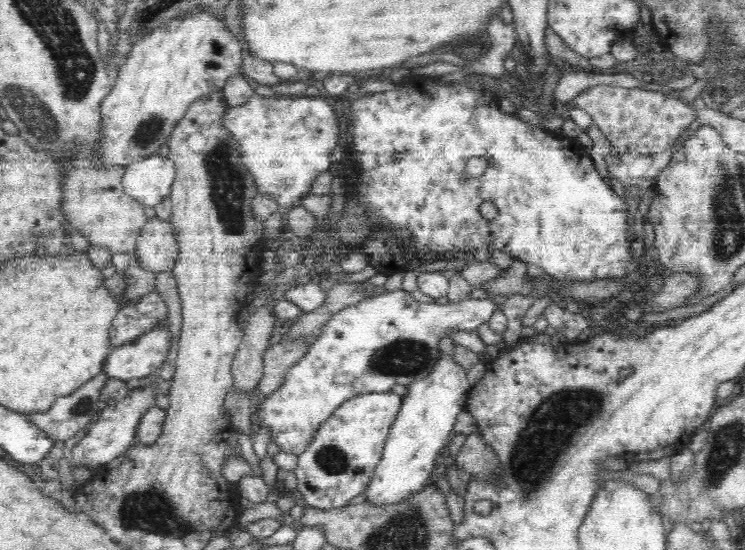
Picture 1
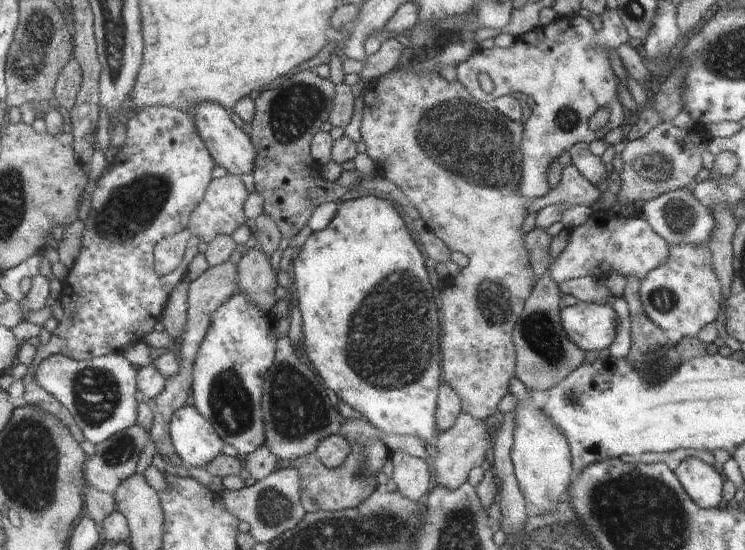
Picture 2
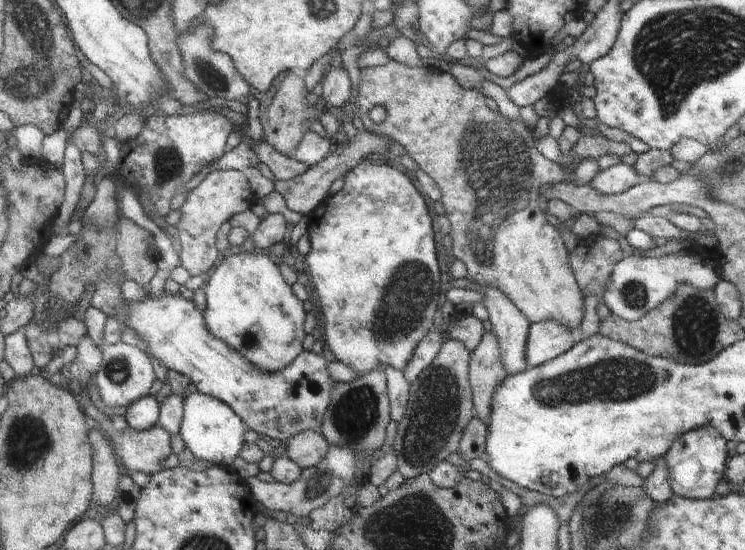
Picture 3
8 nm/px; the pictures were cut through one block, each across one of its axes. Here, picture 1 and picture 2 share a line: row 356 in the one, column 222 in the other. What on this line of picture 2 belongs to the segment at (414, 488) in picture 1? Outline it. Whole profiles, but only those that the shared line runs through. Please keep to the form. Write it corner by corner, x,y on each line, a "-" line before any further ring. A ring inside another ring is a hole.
194,405
174,411
168,427
175,453
186,466
205,467
220,454
220,434

